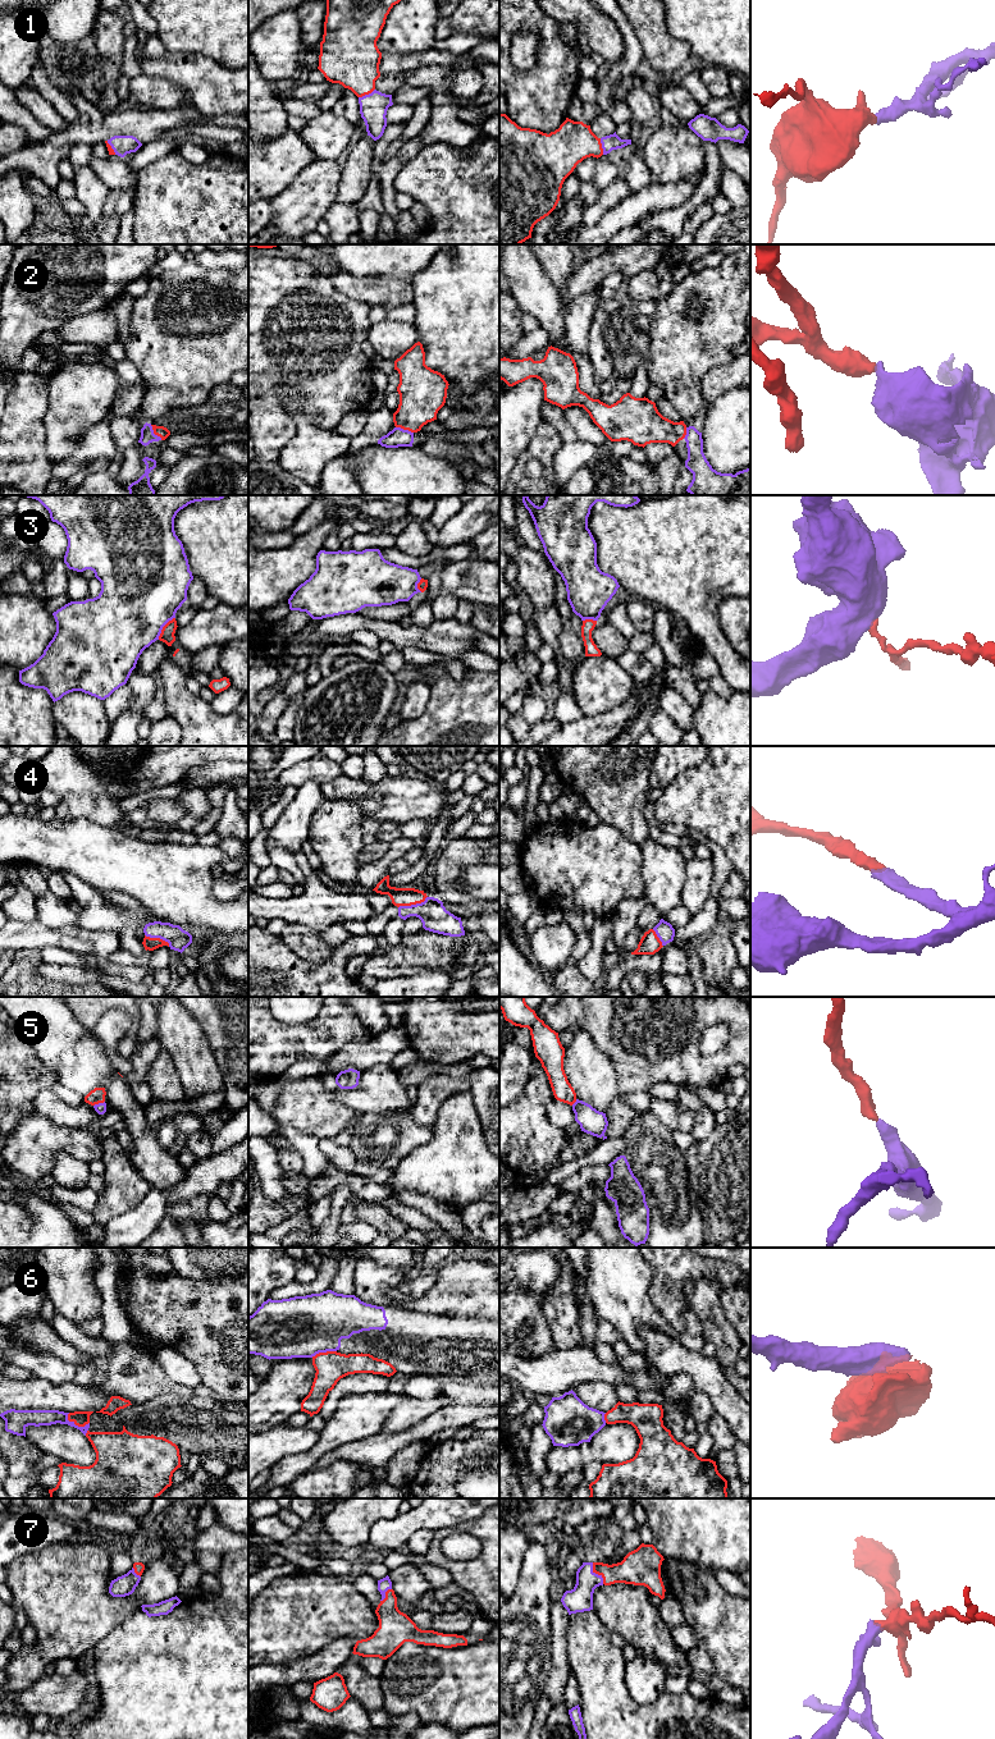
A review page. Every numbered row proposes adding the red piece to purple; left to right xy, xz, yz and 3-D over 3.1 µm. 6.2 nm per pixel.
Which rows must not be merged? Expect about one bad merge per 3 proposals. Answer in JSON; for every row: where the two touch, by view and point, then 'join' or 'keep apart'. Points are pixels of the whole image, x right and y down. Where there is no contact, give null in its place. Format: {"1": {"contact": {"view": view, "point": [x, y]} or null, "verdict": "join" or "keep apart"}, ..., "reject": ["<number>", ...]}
{"1": {"contact": {"view": "xz", "point": [366, 95]}, "verdict": "join"}, "2": {"contact": {"view": "xy", "point": [153, 433]}, "verdict": "join"}, "3": {"contact": {"view": "xy", "point": [163, 626]}, "verdict": "keep apart"}, "4": {"contact": {"view": "xz", "point": [412, 905]}, "verdict": "join"}, "5": {"contact": {"view": "xy", "point": [99, 1103]}, "verdict": "join"}, "6": {"contact": {"view": "xy", "point": [74, 1424]}, "verdict": "keep apart"}, "7": {"contact": {"view": "yz", "point": [597, 1574]}, "verdict": "join"}, "reject": ["3", "6"]}

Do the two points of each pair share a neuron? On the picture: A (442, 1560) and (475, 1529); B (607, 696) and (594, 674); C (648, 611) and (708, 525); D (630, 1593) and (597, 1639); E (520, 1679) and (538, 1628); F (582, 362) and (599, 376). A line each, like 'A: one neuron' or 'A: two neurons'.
A: one neuron
B: one neuron
C: two neurons
D: two neurons
E: one neuron
F: two neurons

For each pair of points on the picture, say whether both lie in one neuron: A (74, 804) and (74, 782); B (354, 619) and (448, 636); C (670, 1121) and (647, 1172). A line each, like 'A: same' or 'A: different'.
A: different
B: same
C: different

